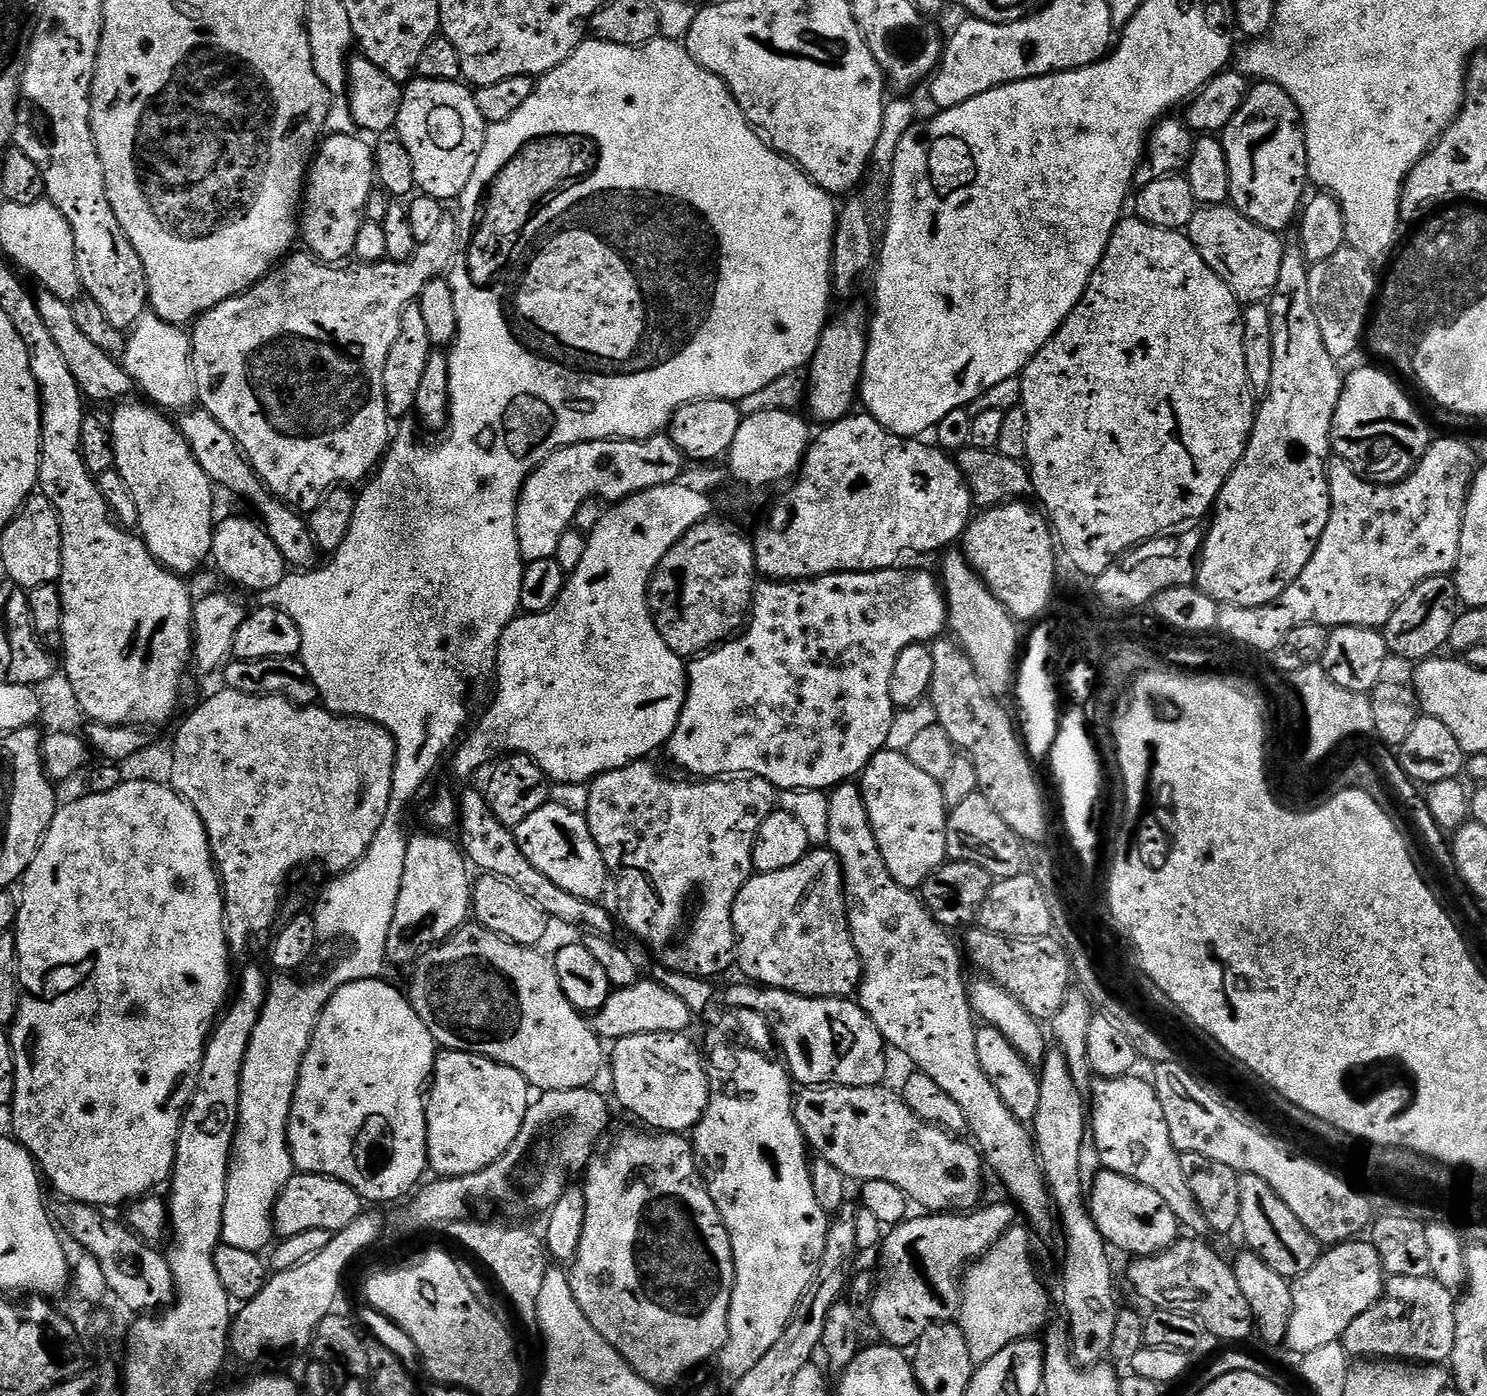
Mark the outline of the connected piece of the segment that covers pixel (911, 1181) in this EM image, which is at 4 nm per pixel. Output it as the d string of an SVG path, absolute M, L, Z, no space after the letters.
M808 1086L803 1089L804 1092L795 1097L794 1107L796 1110L796 1121L802 1130L804 1139L811 1151L817 1157L825 1159L826 1162L843 1174L849 1181L853 1180L872 1180L871 1182L894 1182L894 1186L898 1186L898 1190L902 1190L909 1198L913 1205L921 1204L923 1211L928 1214L959 1214L975 1209L981 1203L980 1195L984 1192L984 1172L985 1165L982 1163L982 1157L975 1147L967 1139L955 1140L951 1131L945 1130L934 1124L927 1124L918 1114L914 1114L914 1110L910 1110L910 1106L906 1106L903 1095L899 1091L891 1092L885 1086L877 1086L875 1088L841 1088L839 1086Z

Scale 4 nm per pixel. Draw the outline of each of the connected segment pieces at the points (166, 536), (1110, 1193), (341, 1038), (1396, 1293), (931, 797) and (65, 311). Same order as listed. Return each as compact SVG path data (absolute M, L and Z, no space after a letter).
M124 402L110 419L112 430L112 454L115 471L126 482L130 494L134 498L134 506L138 510L140 519L139 535L150 554L163 568L177 574L196 572L212 555L212 479L198 466L190 446L185 442L179 427L167 420L165 413L151 403L132 404Z
M1102 1170L1090 1184L1090 1207L1092 1217L1113 1249L1129 1252L1129 1257L1143 1258L1167 1252L1177 1240L1181 1239L1182 1226L1166 1206L1163 1198L1150 1186L1142 1186L1117 1172Z
M381 978L378 980L350 982L337 990L330 998L330 1002L322 1009L320 1021L316 1024L312 1041L306 1050L304 1061L300 1067L298 1086L296 1087L290 1118L288 1119L288 1149L292 1155L295 1171L300 1174L309 1172L315 1176L338 1178L351 1186L360 1195L360 1199L365 1202L371 1202L371 1200L396 1200L399 1196L404 1195L407 1197L425 1179L425 1177L423 1178L424 1172L429 1171L428 1127L426 1126L426 1100L424 1095L426 1085L432 1079L432 1069L436 1067L438 1045L435 1038L430 1034L430 1030L426 1030L426 1022L422 1022L422 1018L418 1018L412 1001L408 999L401 989L399 992L394 985L387 984L386 981L387 979Z
M1391 1277L1387 1281L1386 1291L1379 1302L1370 1306L1366 1314L1358 1314L1350 1326L1346 1326L1343 1346L1352 1358L1383 1358L1388 1362L1419 1362L1421 1364L1443 1365L1451 1361L1454 1350L1454 1314L1457 1297L1446 1290L1435 1277L1398 1278Z
M879 752L866 765L858 780L864 801L866 814L870 814L870 826L874 830L874 838L878 838L878 850L886 862L886 870L903 888L919 889L930 874L934 874L948 860L946 850L946 826L950 811L944 802L944 795L940 789L940 781L930 778L930 774L918 770L914 762L903 752Z
M40 290L35 293L38 314L42 314L42 322L46 322L46 330L54 338L58 350L62 350L62 358L66 358L66 366L70 366L70 374L74 374L74 382L78 382L80 391L89 401L97 400L100 404L108 404L111 400L124 402L134 392L130 374L124 369L123 363L117 357L105 354L82 334L82 330L74 322L74 310L69 301L58 298L54 294Z

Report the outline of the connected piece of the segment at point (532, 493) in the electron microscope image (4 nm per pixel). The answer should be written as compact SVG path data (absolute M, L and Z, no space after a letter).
M657 434L646 440L591 440L558 449L553 456L544 459L544 463L529 476L524 489L520 491L516 525L522 558L528 564L553 559L558 550L559 539L573 527L578 508L587 500L599 498L605 502L619 502L627 496L663 484L675 484L683 477L680 475L684 472L684 464L686 465L684 453L678 450L678 446L674 446L671 435L668 434Z

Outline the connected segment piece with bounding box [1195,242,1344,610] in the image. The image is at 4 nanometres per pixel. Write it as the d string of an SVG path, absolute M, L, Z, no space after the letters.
M1285 243L1282 254L1282 270L1278 273L1278 286L1272 291L1270 297L1272 329L1274 330L1274 370L1270 373L1270 386L1266 395L1259 401L1256 421L1252 427L1252 437L1248 440L1244 456L1218 494L1214 511L1210 516L1212 525L1209 526L1208 532L1206 531L1204 546L1200 549L1195 587L1221 606L1229 604L1232 610L1261 608L1267 604L1273 604L1292 585L1294 578L1298 578L1298 574L1302 574L1302 570L1306 570L1306 562L1310 562L1310 558L1326 530L1326 522L1332 513L1332 499L1328 493L1328 465L1332 452L1332 423L1340 401L1340 391L1344 389L1344 376L1342 371L1340 372L1341 365L1330 354L1330 350L1326 350L1326 342L1322 342L1322 330L1318 330L1318 318L1314 318L1314 306L1310 306L1309 267L1310 261L1304 256L1304 251L1300 248L1299 243Z

